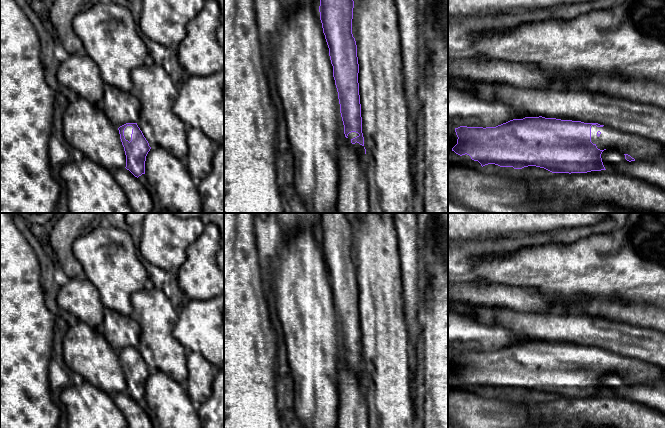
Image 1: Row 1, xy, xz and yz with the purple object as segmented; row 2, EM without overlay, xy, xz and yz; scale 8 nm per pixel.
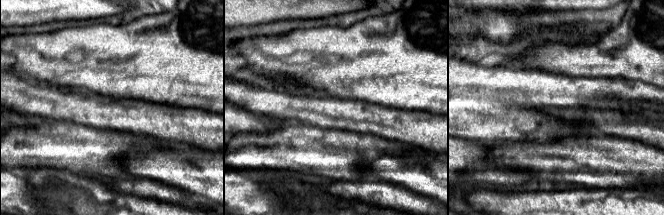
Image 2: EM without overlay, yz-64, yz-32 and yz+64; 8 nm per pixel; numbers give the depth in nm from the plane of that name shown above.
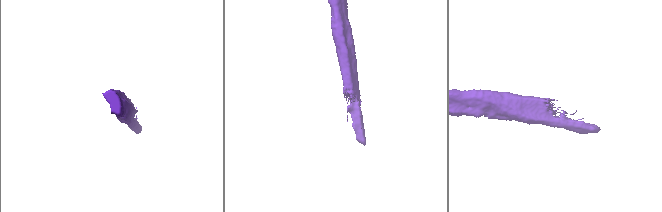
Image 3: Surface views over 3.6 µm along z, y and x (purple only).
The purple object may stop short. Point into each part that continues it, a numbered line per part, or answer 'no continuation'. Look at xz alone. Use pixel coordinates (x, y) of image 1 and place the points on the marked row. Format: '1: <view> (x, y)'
1: xz (359, 148)

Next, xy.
1: xy (128, 130)

